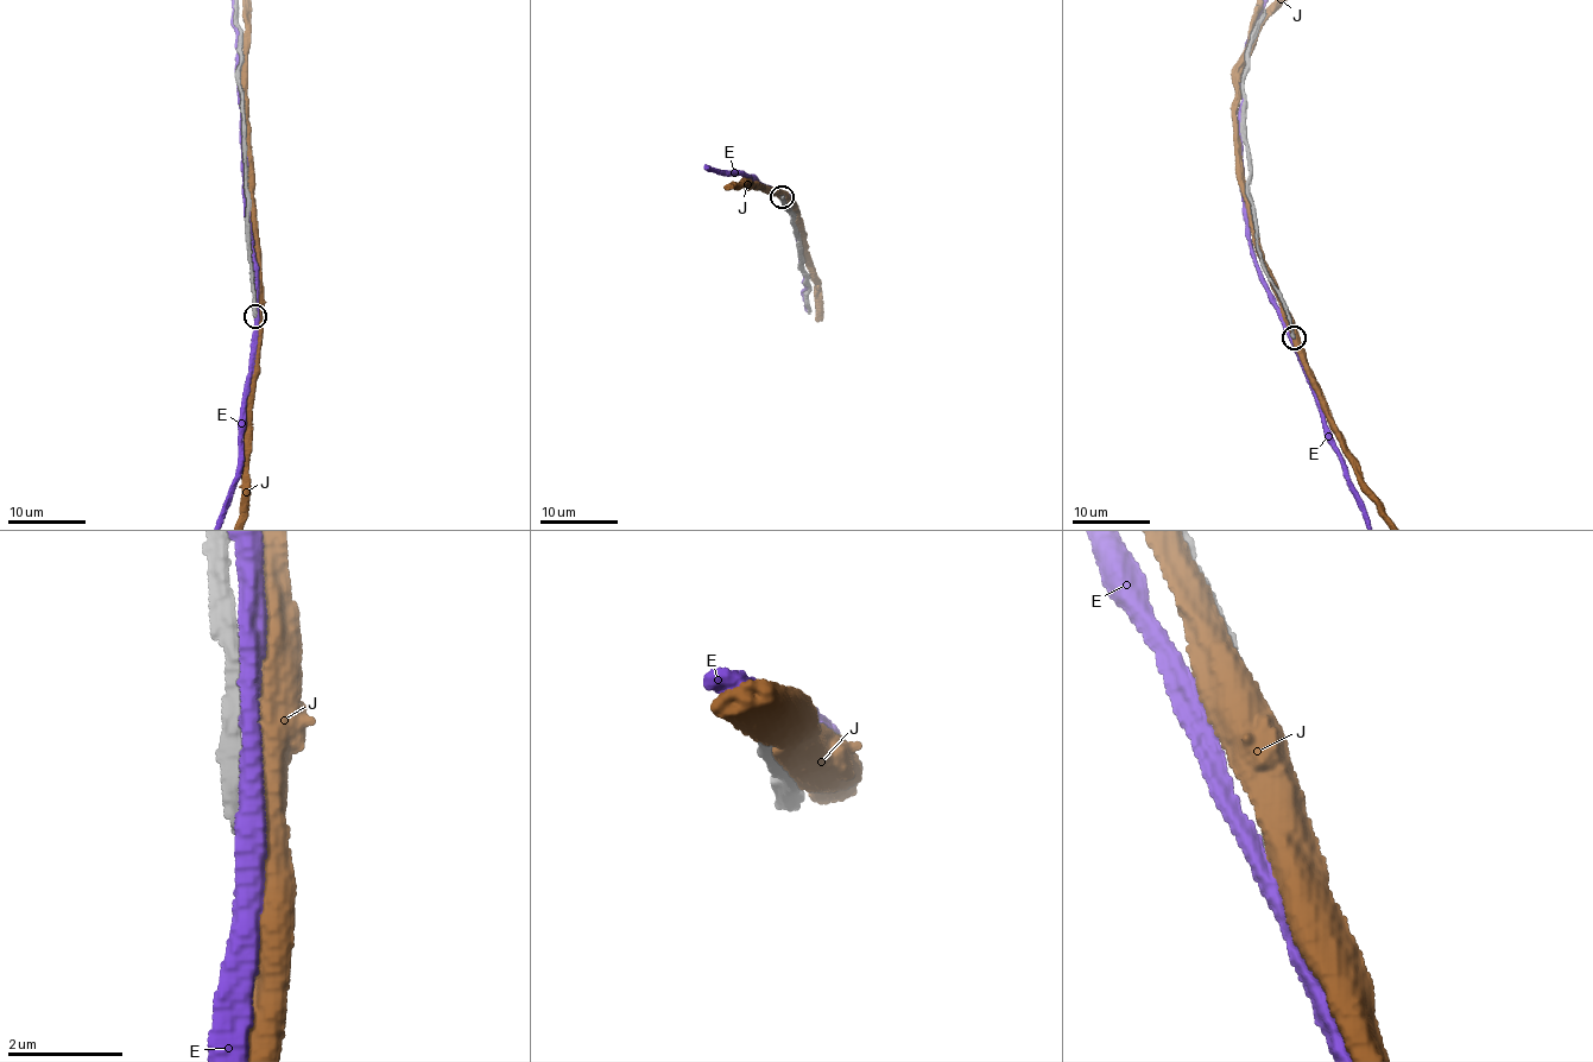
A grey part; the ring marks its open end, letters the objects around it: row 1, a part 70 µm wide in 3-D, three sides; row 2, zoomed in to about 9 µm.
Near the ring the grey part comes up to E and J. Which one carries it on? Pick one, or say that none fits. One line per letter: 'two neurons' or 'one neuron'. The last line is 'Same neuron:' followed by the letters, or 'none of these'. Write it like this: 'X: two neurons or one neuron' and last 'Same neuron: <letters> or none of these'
E: two neurons
J: two neurons
Same neuron: none of these

